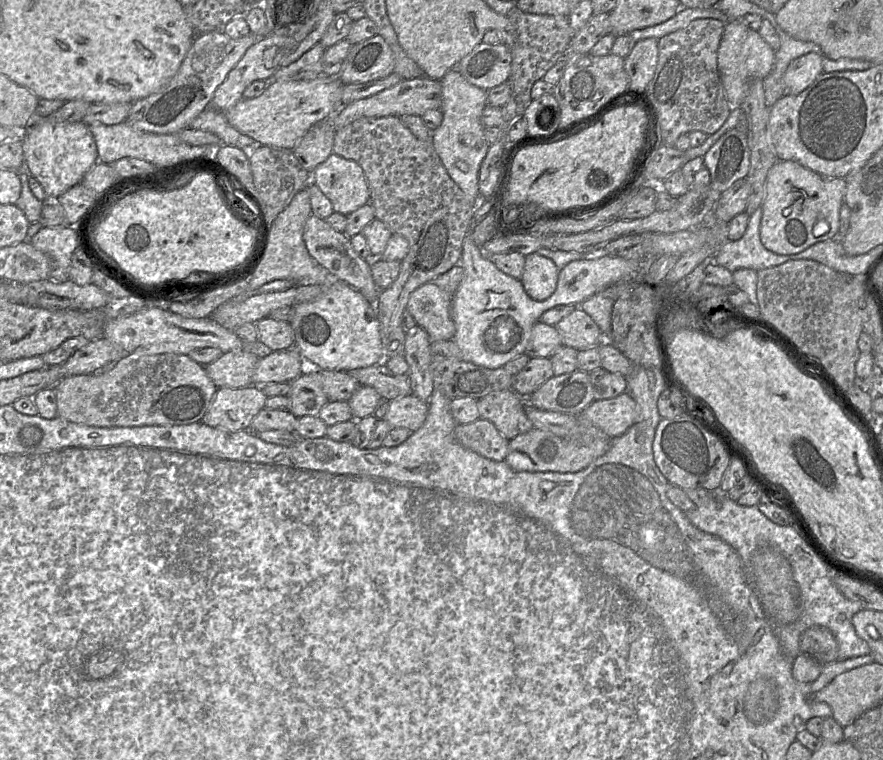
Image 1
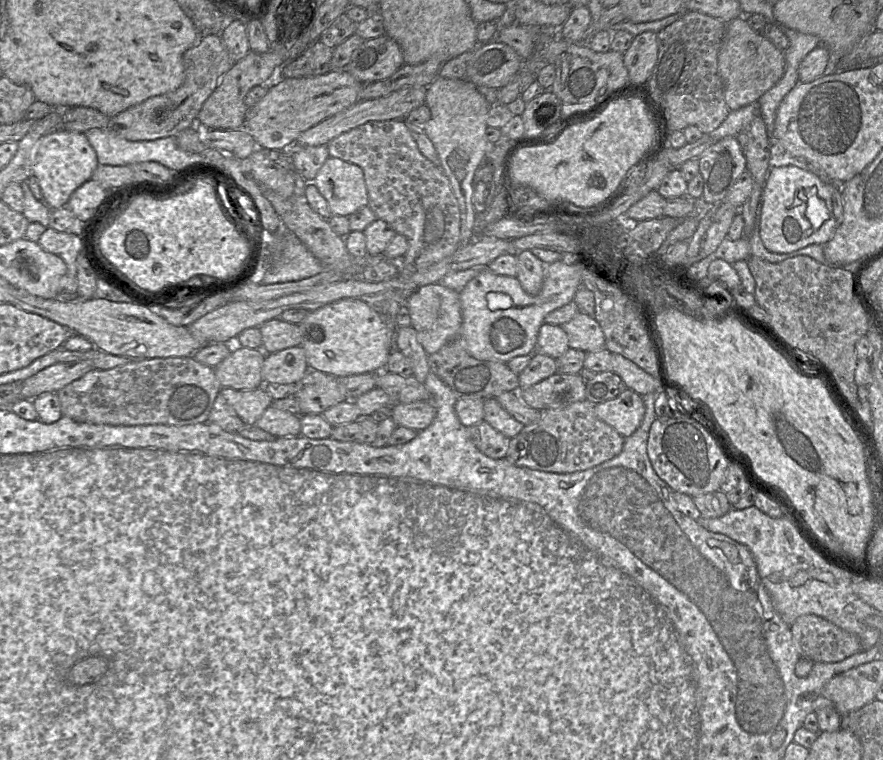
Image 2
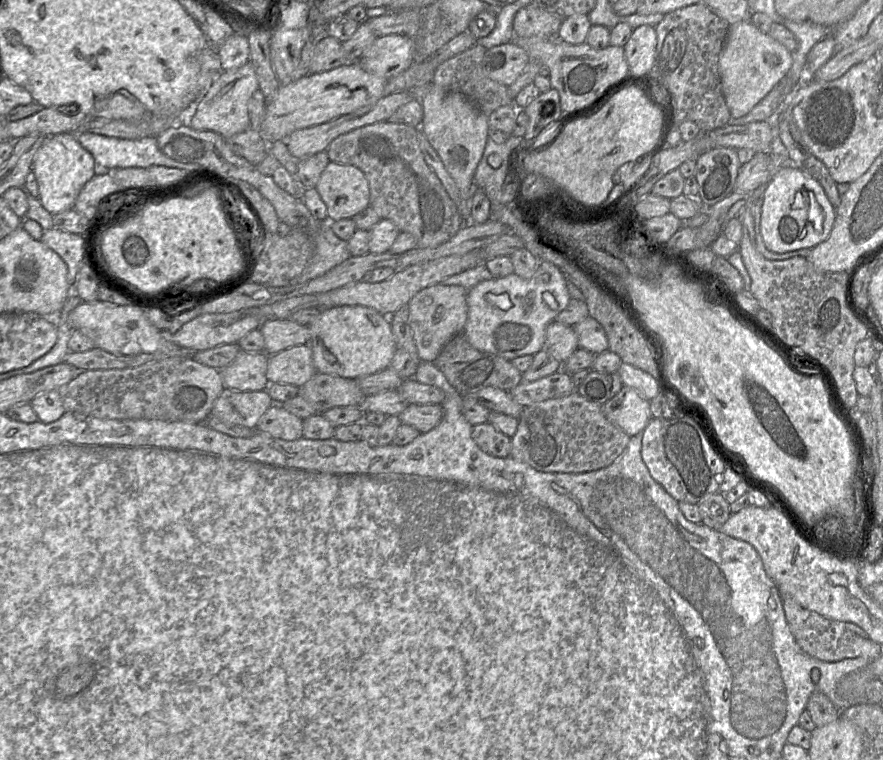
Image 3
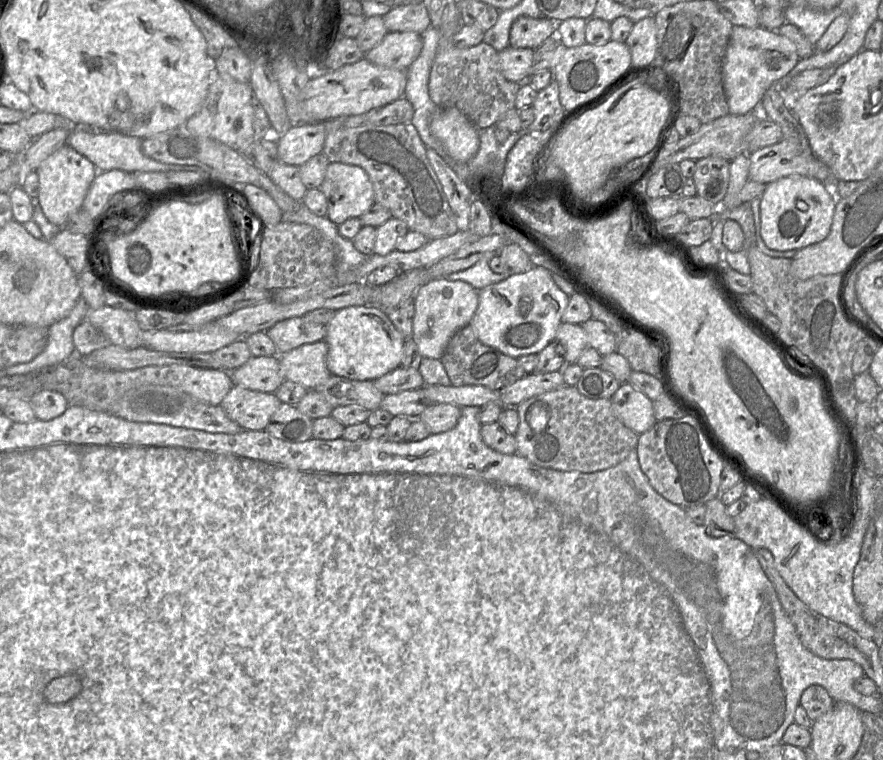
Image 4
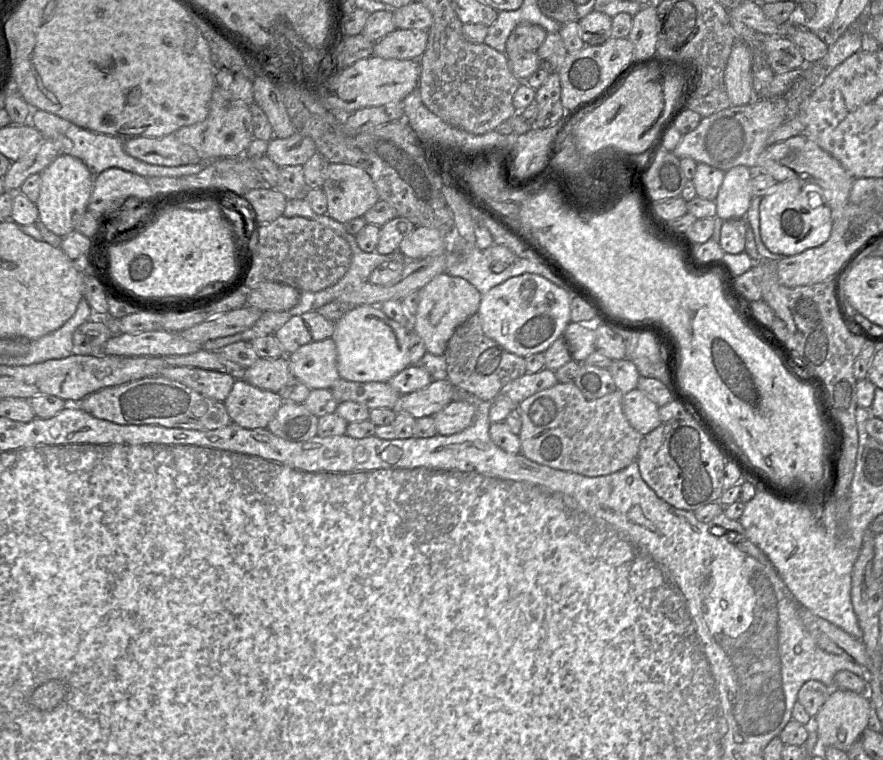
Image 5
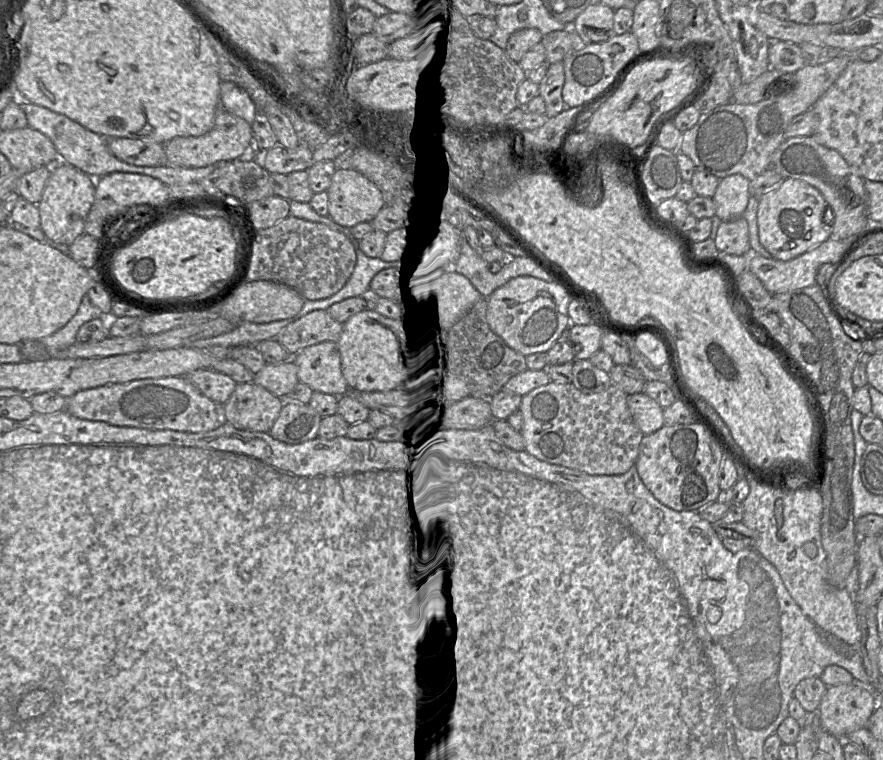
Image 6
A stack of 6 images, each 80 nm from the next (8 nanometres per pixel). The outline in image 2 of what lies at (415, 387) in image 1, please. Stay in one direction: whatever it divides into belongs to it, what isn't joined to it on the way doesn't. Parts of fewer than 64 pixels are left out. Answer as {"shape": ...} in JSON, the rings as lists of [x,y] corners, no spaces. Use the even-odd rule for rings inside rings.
{"shape":[[[411,326],[395,329],[395,349],[398,349],[412,364],[413,376],[422,384],[430,372],[428,354],[417,340],[417,333]]]}

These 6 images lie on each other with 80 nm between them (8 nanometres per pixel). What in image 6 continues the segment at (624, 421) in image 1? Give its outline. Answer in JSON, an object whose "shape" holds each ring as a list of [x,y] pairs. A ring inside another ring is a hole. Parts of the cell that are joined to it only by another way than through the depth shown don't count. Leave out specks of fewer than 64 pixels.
{"shape":[[[644,392],[627,395],[627,405],[635,424],[644,435],[664,426],[664,409]]]}

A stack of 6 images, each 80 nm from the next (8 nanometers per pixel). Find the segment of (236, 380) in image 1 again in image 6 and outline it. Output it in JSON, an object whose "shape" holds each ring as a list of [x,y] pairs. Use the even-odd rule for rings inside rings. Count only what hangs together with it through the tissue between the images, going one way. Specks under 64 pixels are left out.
{"shape":[[[289,359],[280,364],[266,364],[255,373],[253,382],[284,398],[299,382],[295,362]]]}

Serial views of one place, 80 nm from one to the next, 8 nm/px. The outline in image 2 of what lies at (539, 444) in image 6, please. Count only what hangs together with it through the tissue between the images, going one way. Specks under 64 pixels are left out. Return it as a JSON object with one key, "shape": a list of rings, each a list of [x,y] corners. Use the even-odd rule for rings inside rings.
{"shape":[[[589,400],[540,412],[537,422],[525,425],[519,434],[510,439],[506,458],[517,466],[545,472],[573,473],[610,460],[623,448],[625,438],[597,417],[595,403]]]}

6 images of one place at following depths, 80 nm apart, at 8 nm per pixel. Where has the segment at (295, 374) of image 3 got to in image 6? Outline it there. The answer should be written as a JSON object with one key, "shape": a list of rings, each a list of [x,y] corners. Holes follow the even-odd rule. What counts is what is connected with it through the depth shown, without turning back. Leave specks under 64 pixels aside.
{"shape":[[[337,340],[307,346],[292,356],[298,371],[299,381],[309,384],[314,391],[333,392],[340,397],[349,391],[349,382],[342,367],[342,355]]]}

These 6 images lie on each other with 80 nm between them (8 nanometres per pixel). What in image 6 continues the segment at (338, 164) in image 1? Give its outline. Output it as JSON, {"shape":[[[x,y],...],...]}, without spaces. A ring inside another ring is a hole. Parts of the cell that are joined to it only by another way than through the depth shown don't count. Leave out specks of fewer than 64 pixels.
{"shape":[[[336,169],[326,192],[328,215],[349,228],[363,221],[371,222],[384,205],[376,185],[352,169]]]}

